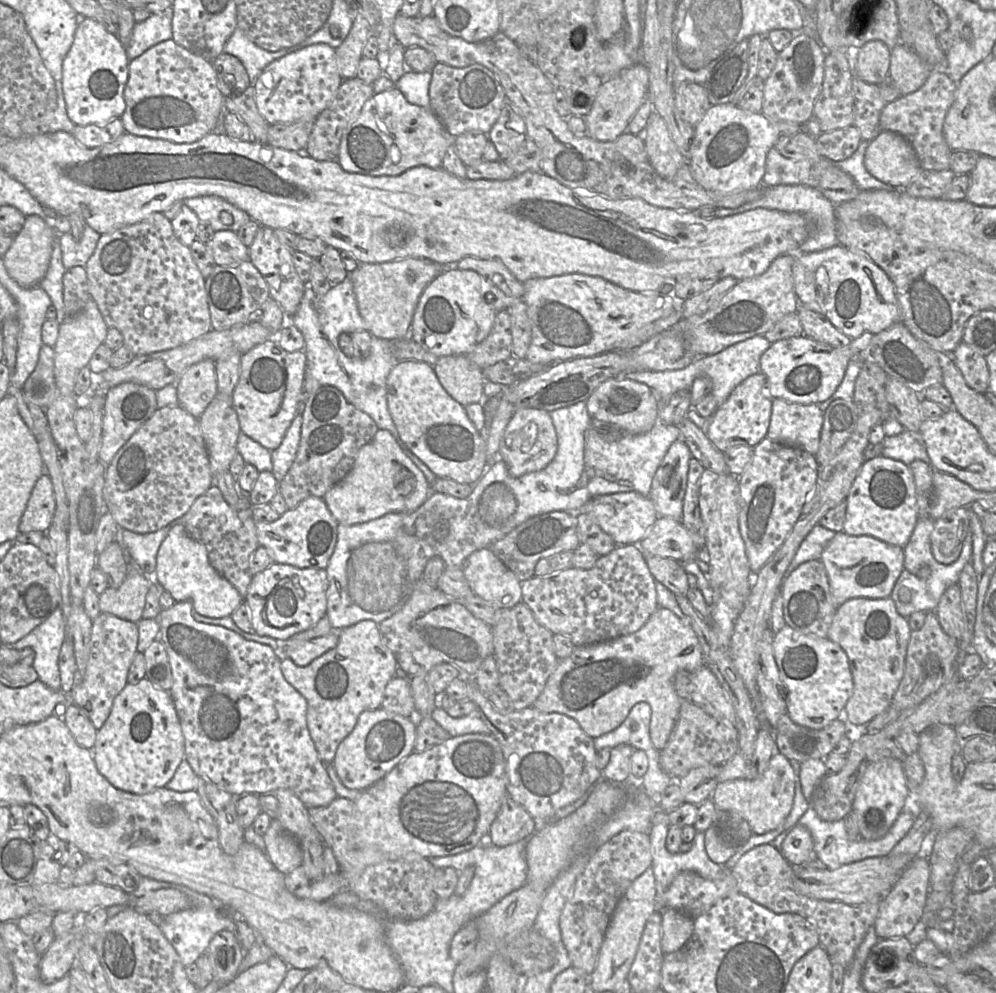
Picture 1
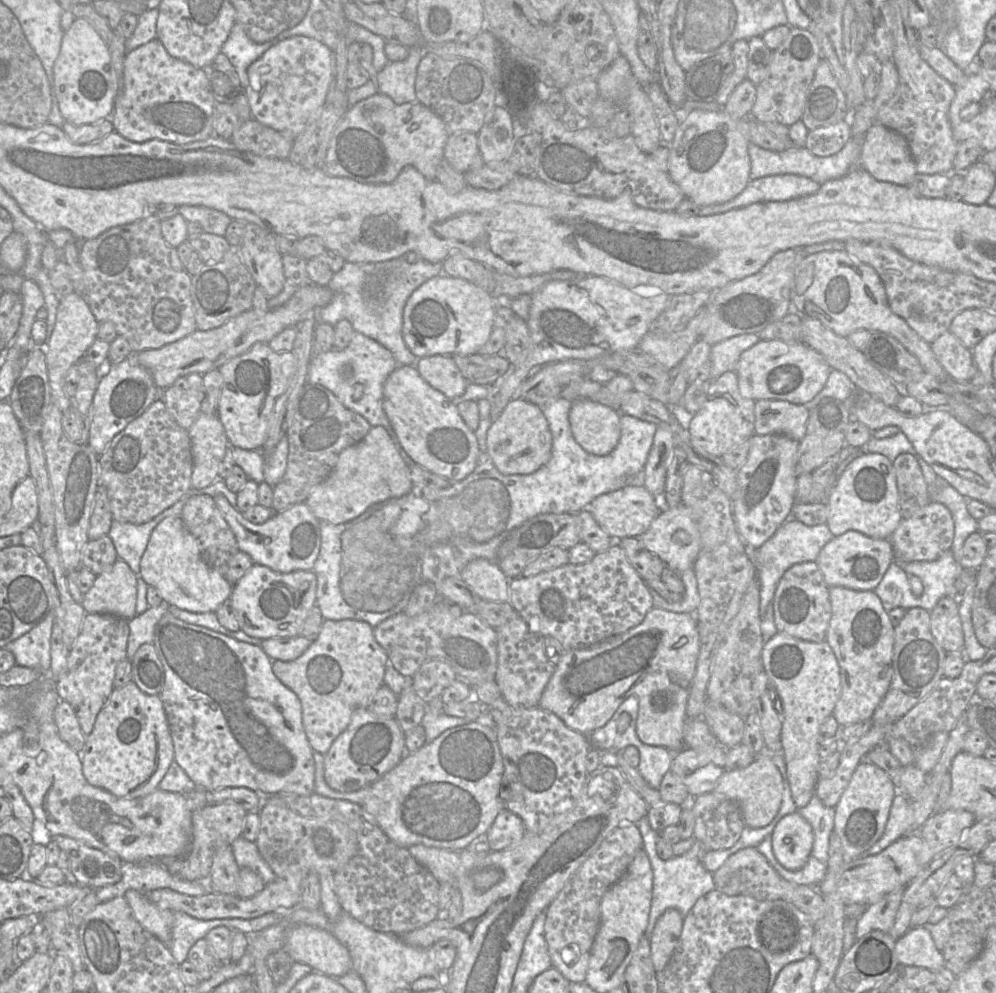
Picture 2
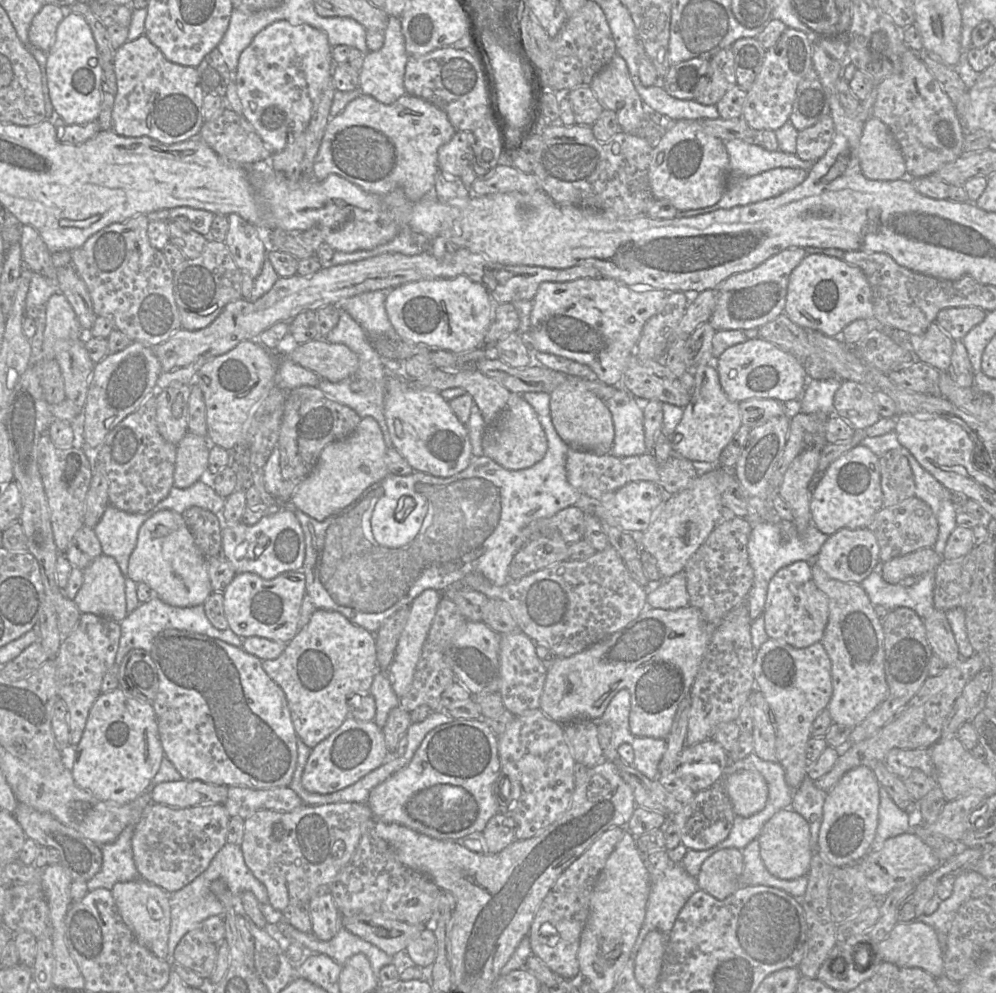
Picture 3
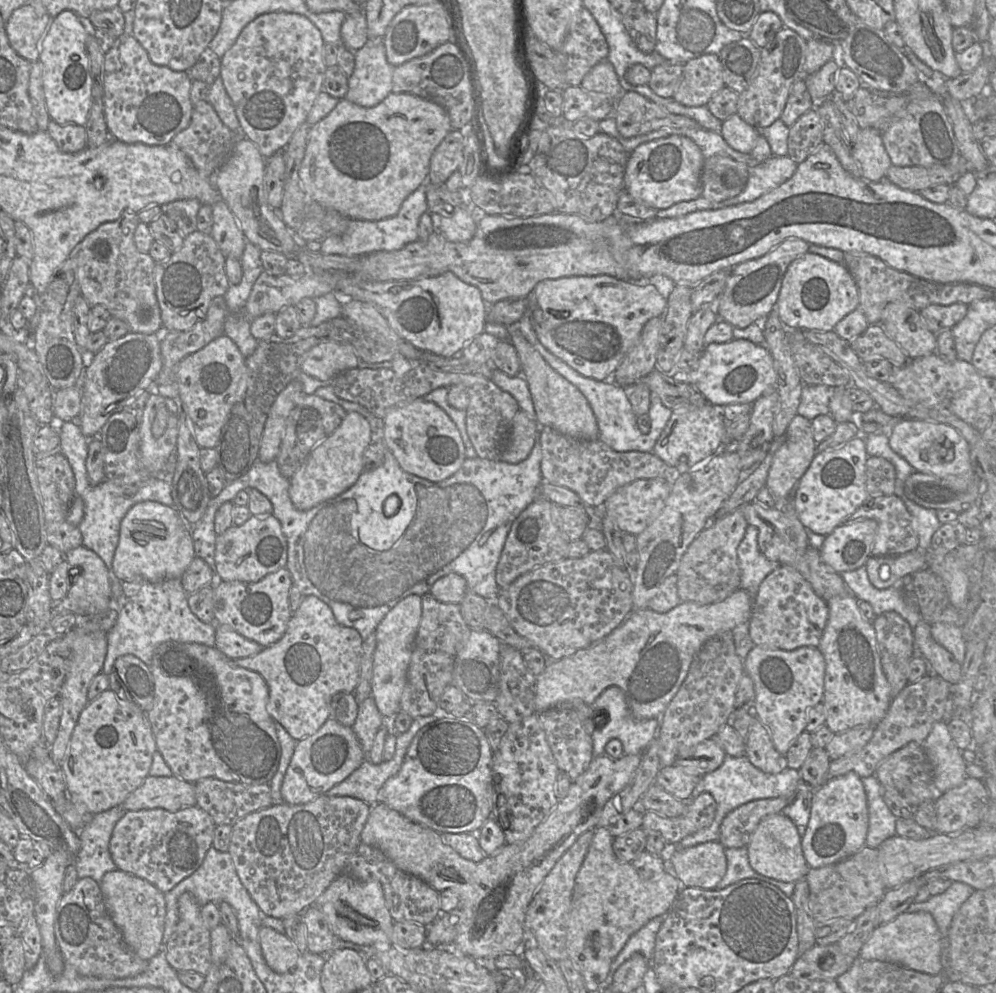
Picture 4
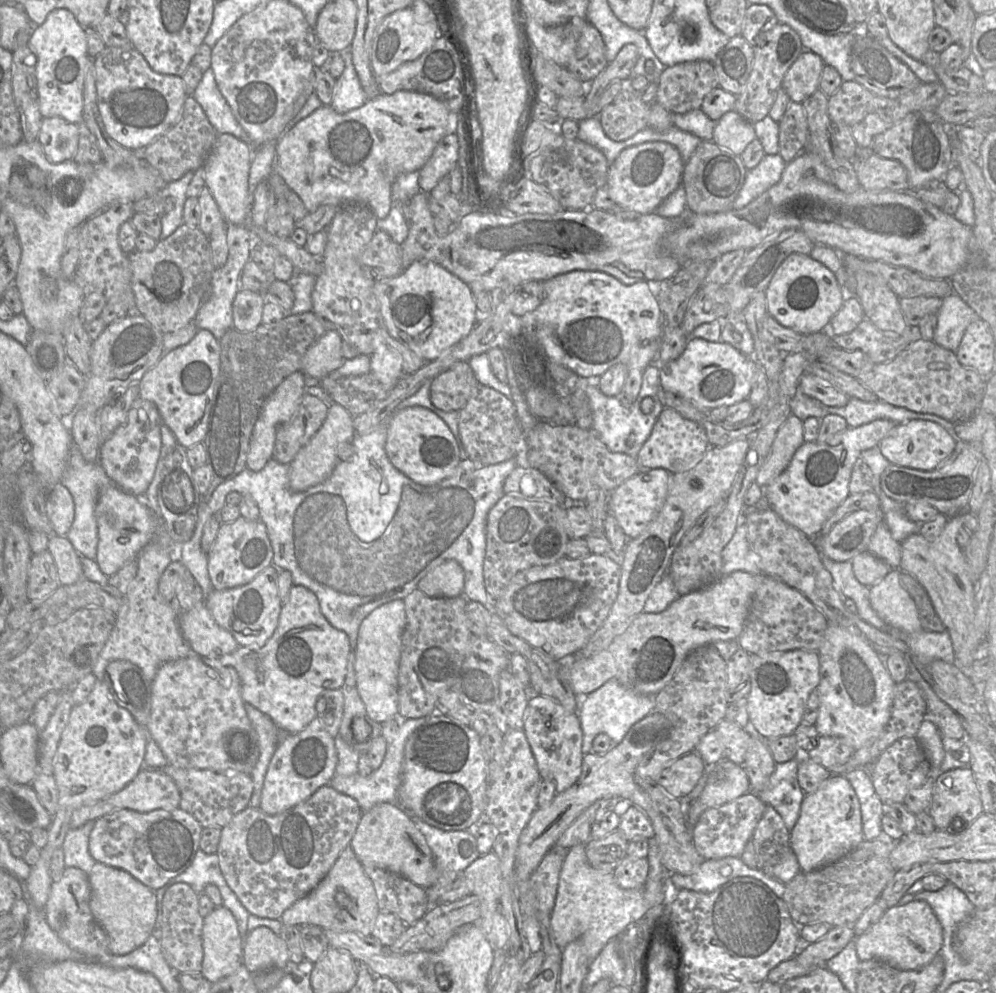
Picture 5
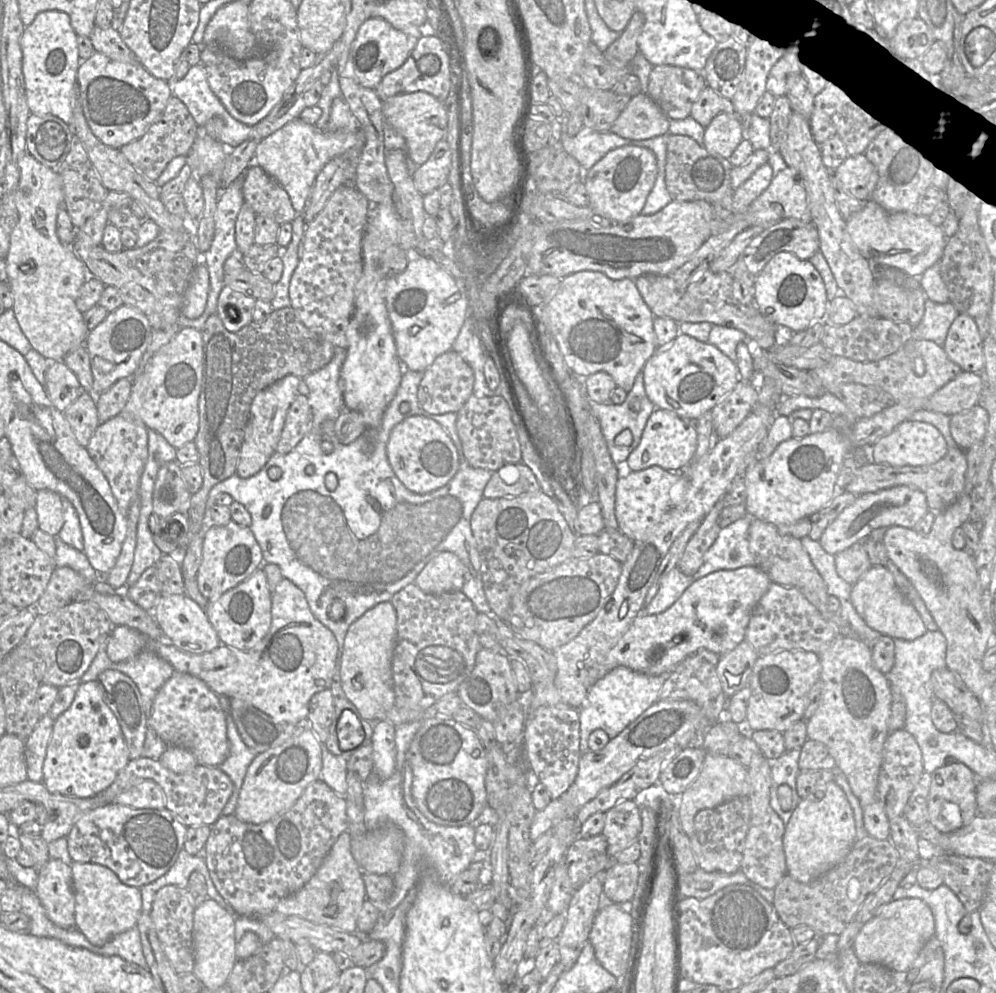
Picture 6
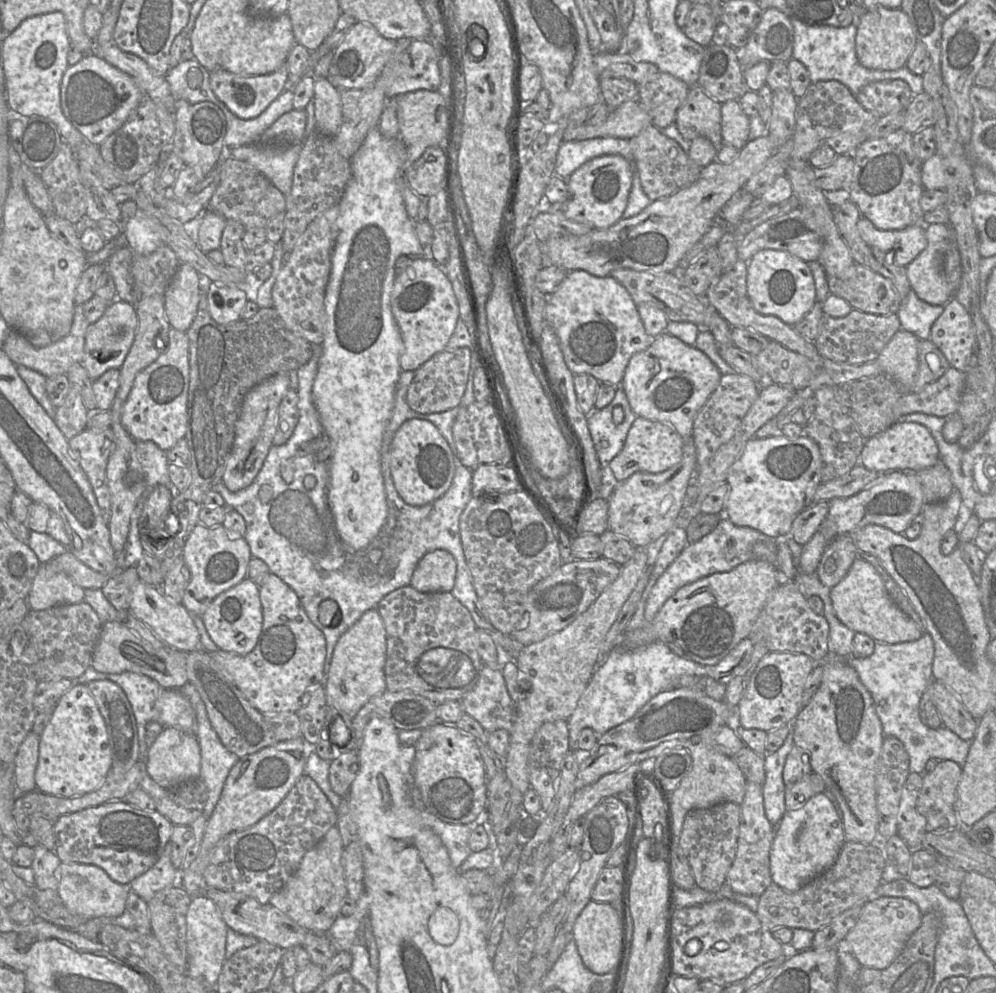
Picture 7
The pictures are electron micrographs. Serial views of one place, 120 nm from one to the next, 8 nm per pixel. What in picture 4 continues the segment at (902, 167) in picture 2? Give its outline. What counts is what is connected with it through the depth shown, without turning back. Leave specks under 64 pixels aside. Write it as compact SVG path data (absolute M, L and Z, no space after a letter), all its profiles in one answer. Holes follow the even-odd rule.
M876 128L860 131L852 145L852 156L862 170L863 179L873 182L885 180L888 169L893 165L884 147L882 132Z

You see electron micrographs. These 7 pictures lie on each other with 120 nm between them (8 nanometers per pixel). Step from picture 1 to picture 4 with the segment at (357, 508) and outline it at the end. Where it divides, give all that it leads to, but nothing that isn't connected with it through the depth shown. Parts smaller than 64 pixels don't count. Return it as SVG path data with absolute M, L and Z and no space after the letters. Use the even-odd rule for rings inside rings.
M347 412L340 426L317 444L290 478L289 496L299 510L309 510L334 499L352 487L365 470L363 455L372 443L369 421L358 412Z

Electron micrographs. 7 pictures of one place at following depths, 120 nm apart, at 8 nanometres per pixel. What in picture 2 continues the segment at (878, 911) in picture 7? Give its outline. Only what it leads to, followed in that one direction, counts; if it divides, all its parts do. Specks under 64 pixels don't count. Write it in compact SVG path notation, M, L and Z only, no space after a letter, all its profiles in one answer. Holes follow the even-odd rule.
M922 926L911 927L896 939L895 951L901 965L924 967L931 972L944 966L942 952L936 947L931 933Z

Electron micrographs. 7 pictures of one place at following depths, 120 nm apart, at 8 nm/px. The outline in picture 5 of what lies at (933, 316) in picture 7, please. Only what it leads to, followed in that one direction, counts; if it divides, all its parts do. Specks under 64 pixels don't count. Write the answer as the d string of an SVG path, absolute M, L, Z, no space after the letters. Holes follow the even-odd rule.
M953 293L943 298L942 306L937 316L937 326L934 332L934 342L956 352L966 328L970 323L980 318L960 296Z

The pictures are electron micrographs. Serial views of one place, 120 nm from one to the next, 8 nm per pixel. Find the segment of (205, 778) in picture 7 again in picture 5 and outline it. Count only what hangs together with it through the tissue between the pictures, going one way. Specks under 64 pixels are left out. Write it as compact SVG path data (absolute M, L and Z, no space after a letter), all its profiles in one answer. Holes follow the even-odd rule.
M246 703L245 709L257 733L260 748L258 762L250 774L254 785L250 806L258 807L268 765L280 741L280 728L269 716L263 714L251 704Z

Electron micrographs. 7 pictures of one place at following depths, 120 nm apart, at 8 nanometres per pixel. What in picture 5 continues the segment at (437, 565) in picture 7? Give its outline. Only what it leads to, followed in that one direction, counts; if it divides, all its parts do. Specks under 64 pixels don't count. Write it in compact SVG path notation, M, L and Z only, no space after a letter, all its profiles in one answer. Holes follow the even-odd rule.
M446 560L419 583L418 588L430 597L454 598L463 595L465 571L455 560Z

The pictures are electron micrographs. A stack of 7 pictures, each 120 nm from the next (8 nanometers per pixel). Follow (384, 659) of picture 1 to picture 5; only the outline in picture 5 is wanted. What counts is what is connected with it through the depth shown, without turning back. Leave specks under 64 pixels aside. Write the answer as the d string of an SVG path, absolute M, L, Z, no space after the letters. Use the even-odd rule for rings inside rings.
M293 585L289 592L288 599L283 601L278 626L271 638L261 646L239 646L235 651L216 658L202 658L203 662L211 667L232 667L236 670L241 681L241 695L247 704L251 704L263 714L269 716L275 724L285 734L296 734L305 729L311 721L317 718L316 703L325 690L341 689L347 673L349 654L351 651L350 640L347 634L333 627L321 612L317 597L306 587L301 585Z

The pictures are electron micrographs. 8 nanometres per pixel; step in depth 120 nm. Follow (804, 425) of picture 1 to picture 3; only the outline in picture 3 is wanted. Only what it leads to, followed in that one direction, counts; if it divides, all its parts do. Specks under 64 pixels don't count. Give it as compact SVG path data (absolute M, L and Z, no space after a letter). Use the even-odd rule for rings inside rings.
M752 398L739 403L739 412L742 425L753 428L773 417L786 415L786 406L775 399Z

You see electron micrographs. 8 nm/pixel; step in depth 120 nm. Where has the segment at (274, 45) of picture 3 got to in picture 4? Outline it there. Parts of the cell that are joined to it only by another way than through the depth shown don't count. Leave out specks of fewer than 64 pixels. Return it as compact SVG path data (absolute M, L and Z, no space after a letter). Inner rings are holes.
M270 12L248 23L234 45L220 59L220 78L234 105L243 136L256 145L264 158L282 152L294 132L306 121L315 99L322 91L327 68L323 61L324 44L320 31L305 16Z

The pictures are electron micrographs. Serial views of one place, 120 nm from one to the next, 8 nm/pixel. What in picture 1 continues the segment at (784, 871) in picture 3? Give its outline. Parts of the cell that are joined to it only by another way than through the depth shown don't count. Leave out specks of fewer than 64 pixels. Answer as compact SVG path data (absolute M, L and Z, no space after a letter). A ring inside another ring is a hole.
M796 824L787 833L781 853L792 866L801 866L814 857L814 841L810 831Z

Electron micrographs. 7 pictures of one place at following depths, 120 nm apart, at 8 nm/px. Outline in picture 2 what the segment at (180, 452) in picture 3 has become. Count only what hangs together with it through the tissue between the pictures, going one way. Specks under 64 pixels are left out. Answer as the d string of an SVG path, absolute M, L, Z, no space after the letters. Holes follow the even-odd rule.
M200 413L188 433L193 456L191 487L205 488L217 480L219 467L231 447L224 426L215 414Z

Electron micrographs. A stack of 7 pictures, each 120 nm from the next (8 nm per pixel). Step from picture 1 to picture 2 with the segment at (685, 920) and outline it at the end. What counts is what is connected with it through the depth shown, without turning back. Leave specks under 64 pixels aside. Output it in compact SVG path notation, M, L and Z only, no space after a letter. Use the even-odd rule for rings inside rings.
M667 909L658 918L650 935L651 960L657 973L664 969L674 952L683 922L684 917L677 909Z

